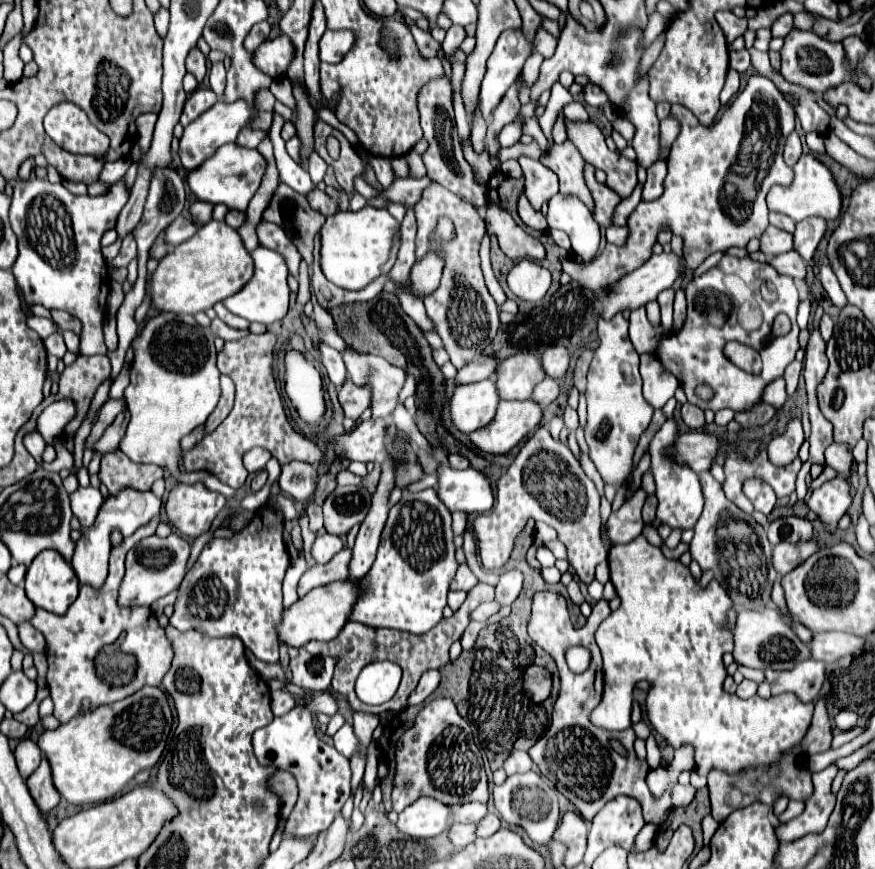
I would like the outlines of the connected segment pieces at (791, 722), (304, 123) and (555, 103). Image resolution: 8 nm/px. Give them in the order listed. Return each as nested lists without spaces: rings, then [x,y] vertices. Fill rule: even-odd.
[[[638,535],[626,545],[612,545],[608,551],[610,563],[610,581],[616,587],[620,597],[620,609],[610,613],[596,631],[596,643],[602,651],[604,697],[600,705],[592,711],[590,721],[608,731],[622,731],[630,727],[632,711],[632,691],[636,679],[650,683],[646,697],[646,715],[656,733],[666,739],[674,749],[682,745],[694,747],[694,769],[698,775],[706,777],[710,769],[724,769],[726,773],[740,773],[748,767],[774,765],[780,763],[788,749],[794,749],[802,743],[812,723],[814,703],[802,703],[794,693],[782,693],[770,699],[750,697],[740,699],[738,695],[724,691],[726,667],[722,655],[732,651],[732,631],[728,627],[728,611],[740,611],[732,597],[718,581],[710,581],[706,587],[700,585],[690,575],[690,569],[680,561],[666,559],[662,551],[646,541],[644,535]]]
[[[292,83],[294,87],[294,97],[296,97],[296,103],[298,103],[298,115],[296,115],[296,131],[304,143],[304,149],[302,149],[302,167],[306,169],[306,157],[308,153],[312,151],[312,145],[314,145],[314,139],[312,139],[312,127],[314,127],[314,109],[310,107],[306,95],[304,95],[304,89],[302,85],[298,83]]]
[[[556,83],[554,87],[551,88],[551,94],[549,101],[545,107],[544,115],[538,119],[540,127],[542,129],[552,129],[554,121],[556,121],[556,115],[560,113],[562,107],[566,103],[570,103],[572,97],[568,93],[567,89],[564,89],[560,83]]]

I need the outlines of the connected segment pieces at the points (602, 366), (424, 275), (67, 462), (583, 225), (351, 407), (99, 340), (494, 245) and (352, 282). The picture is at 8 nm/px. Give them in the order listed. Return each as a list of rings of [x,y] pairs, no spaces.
[[[616,313],[610,321],[598,321],[600,345],[588,371],[588,427],[586,443],[590,447],[590,459],[594,461],[604,483],[620,485],[630,469],[632,455],[642,431],[652,419],[652,405],[642,397],[642,379],[638,373],[638,353],[628,337],[628,319]]]
[[[430,249],[410,269],[408,291],[420,299],[428,297],[428,293],[432,293],[432,289],[436,289],[436,285],[440,285],[442,271],[444,271],[444,257],[436,249]]]
[[[58,441],[58,443],[54,443],[54,447],[56,453],[58,453],[58,457],[56,457],[56,461],[52,461],[52,463],[44,463],[44,469],[46,469],[46,471],[54,471],[54,473],[58,473],[58,471],[62,471],[62,469],[72,469],[74,459],[72,459],[72,453],[64,447],[64,443]]]
[[[554,195],[548,201],[548,227],[562,229],[572,241],[572,251],[584,261],[590,261],[600,245],[600,225],[594,221],[590,209],[578,197]]]
[[[346,379],[338,391],[338,399],[340,399],[344,415],[352,421],[358,421],[360,415],[370,407],[372,387],[370,385],[358,387],[352,383],[352,379]]]
[[[124,179],[114,183],[108,193],[98,197],[76,197],[68,189],[64,189],[62,183],[48,183],[48,181],[18,181],[14,185],[12,195],[12,207],[10,207],[10,223],[18,237],[18,249],[20,255],[12,267],[12,273],[16,277],[16,283],[20,291],[24,293],[28,305],[40,303],[46,309],[62,309],[72,313],[82,321],[82,333],[80,333],[80,355],[106,355],[106,343],[104,343],[104,315],[106,315],[106,299],[110,293],[110,275],[108,265],[102,257],[100,239],[106,229],[112,229],[116,225],[116,217],[120,209],[128,201],[130,187]]]
[[[495,235],[490,236],[491,240],[491,264],[493,271],[496,275],[496,278],[503,290],[505,291],[508,299],[513,299],[515,301],[519,301],[516,296],[509,290],[506,283],[506,276],[511,267],[516,264],[516,260],[510,260],[506,255],[502,252],[499,247],[498,239]]]
[[[366,205],[360,211],[338,211],[326,219],[326,225],[320,229],[322,249],[320,249],[320,267],[328,281],[342,289],[360,291],[374,279],[384,273],[384,265],[390,259],[390,249],[394,237],[400,229],[400,223],[388,213],[388,209],[376,209]]]

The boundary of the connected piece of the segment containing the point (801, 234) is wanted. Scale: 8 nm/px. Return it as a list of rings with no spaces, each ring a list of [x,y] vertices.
[[[808,217],[796,225],[794,231],[794,249],[800,253],[802,259],[810,261],[818,243],[822,241],[826,233],[828,221],[822,217]]]

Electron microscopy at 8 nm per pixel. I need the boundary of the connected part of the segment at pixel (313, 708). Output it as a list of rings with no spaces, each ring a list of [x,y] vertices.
[[[316,693],[306,705],[296,705],[282,717],[276,717],[270,725],[258,729],[252,737],[254,755],[262,765],[274,765],[290,771],[298,781],[298,801],[292,815],[286,821],[286,833],[294,837],[312,837],[332,825],[350,797],[350,761],[334,747],[320,741],[314,727],[316,713],[336,713],[338,705],[332,693]]]

